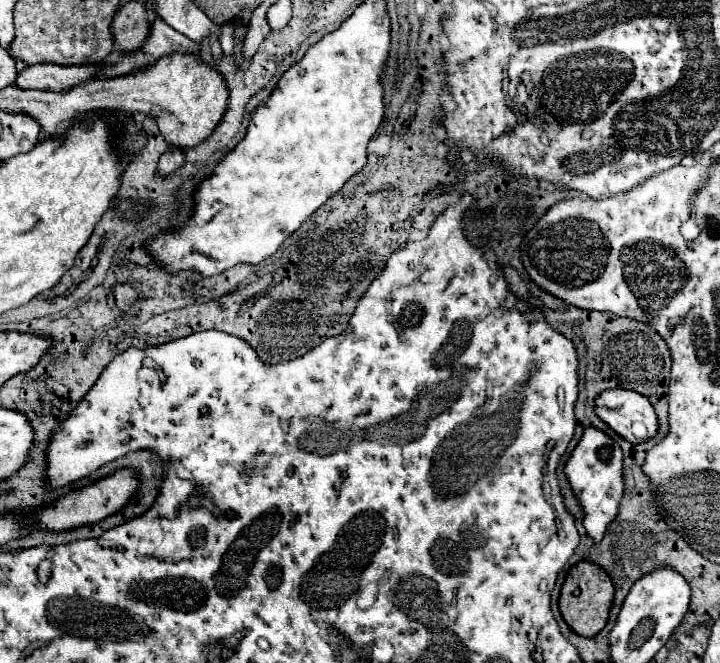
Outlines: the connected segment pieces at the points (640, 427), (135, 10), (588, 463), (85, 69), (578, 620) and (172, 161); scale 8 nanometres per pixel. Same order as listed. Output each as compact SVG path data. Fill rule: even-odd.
M608 389L594 399L594 413L632 445L644 443L658 431L658 419L650 401L634 391Z
M130 1L126 3L112 21L112 33L114 33L114 47L118 51L136 51L142 47L146 35L148 35L148 19L146 19L146 7L142 1Z
M588 427L588 429L584 429L582 439L574 447L572 455L568 457L568 461L564 465L564 475L570 483L574 497L578 499L578 503L582 507L584 529L586 529L588 537L592 537L594 543L598 543L602 539L608 523L616 517L620 497L624 491L622 451L620 451L620 447L614 445L614 441L606 433L602 433L594 427Z
M32 65L18 73L16 87L20 89L42 89L42 91L68 91L70 87L90 81L100 65L76 65L76 67L60 67L60 65Z
M580 561L578 565L568 569L568 577L560 591L558 607L560 607L564 621L568 623L568 627L574 633L578 633L582 637L594 637L608 621L608 611L612 607L612 599L614 599L614 587L612 587L612 581L608 579L608 575L598 565L594 565L590 561Z
M170 147L158 161L158 173L168 175L168 173L176 171L182 165L184 165L184 151L176 149L176 147Z

